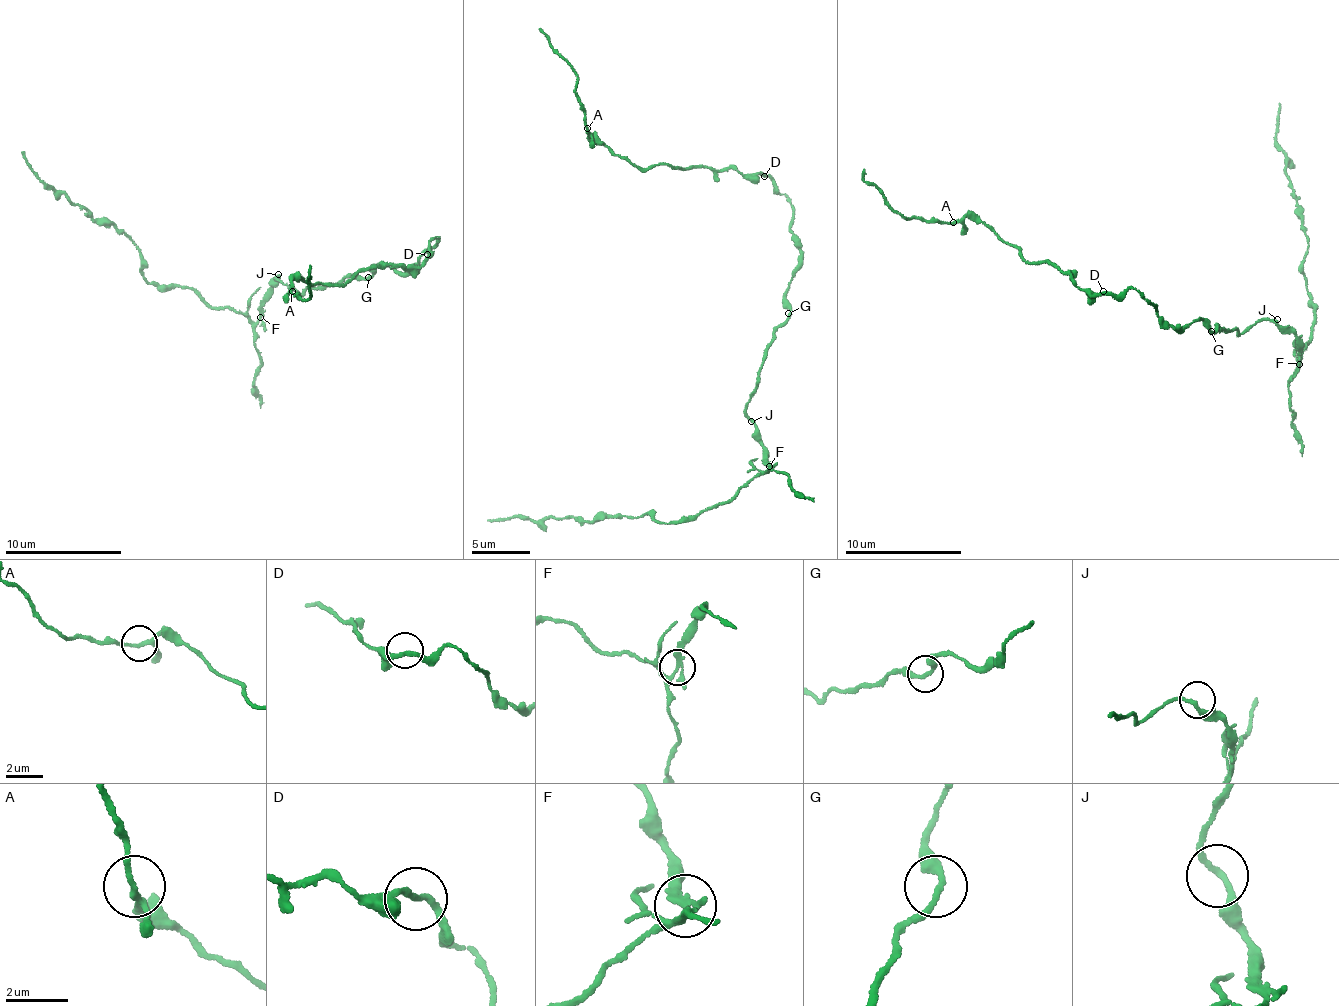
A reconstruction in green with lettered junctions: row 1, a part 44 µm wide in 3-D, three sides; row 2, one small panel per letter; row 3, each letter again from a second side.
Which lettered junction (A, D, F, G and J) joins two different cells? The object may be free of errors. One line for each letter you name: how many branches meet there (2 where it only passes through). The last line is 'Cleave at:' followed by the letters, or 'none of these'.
F: 3
Cleave at: F

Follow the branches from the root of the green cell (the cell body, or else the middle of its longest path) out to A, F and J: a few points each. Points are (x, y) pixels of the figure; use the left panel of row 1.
A: (368, 277), (380, 264), (408, 274), (438, 238), (422, 266), (377, 265), (342, 284), (300, 277), (292, 291)
F: (368, 277), (345, 276), (299, 293), (275, 277), (261, 318)
J: (368, 277), (345, 276), (325, 288), (316, 286), (299, 293), (275, 277), (278, 274)

